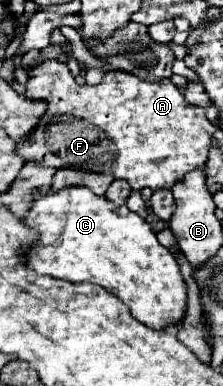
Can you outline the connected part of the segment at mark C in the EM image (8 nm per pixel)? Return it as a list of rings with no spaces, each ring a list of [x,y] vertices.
[[[69,186],[59,192],[31,192],[31,208],[25,216],[25,224],[39,234],[33,246],[23,250],[25,266],[37,274],[47,274],[53,278],[69,280],[69,282],[93,282],[103,286],[107,292],[115,294],[121,302],[125,302],[131,314],[147,324],[149,328],[167,328],[175,326],[187,310],[187,288],[185,280],[179,272],[179,264],[173,254],[159,244],[151,226],[127,206],[115,206],[105,196],[97,196],[87,186]]]

